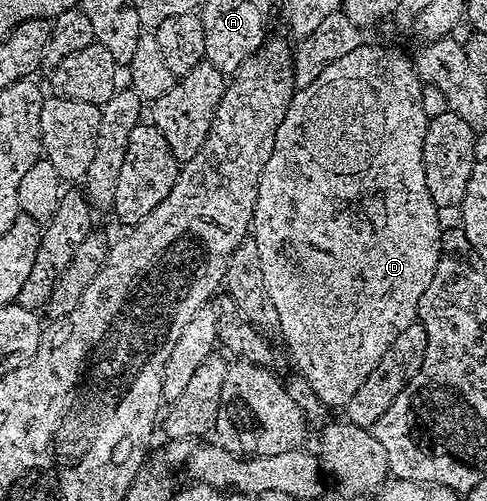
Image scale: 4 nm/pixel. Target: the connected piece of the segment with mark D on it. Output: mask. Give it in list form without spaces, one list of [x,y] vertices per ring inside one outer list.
[[[401,51],[390,54],[390,60],[378,60],[376,72],[362,70],[336,70],[324,72],[312,80],[312,84],[295,89],[294,99],[286,107],[286,115],[276,132],[276,144],[272,156],[268,156],[268,164],[262,173],[260,188],[256,196],[254,221],[252,223],[252,240],[256,244],[256,252],[260,252],[260,272],[264,272],[264,288],[276,304],[276,316],[280,316],[280,338],[286,341],[294,362],[298,365],[301,377],[312,384],[312,392],[324,400],[327,407],[345,407],[352,396],[356,396],[356,388],[368,380],[372,368],[380,364],[380,359],[396,336],[408,328],[408,324],[416,321],[420,296],[432,284],[432,276],[436,272],[438,257],[442,251],[443,223],[438,223],[440,211],[434,205],[428,192],[428,184],[424,180],[424,164],[422,163],[422,145],[428,121],[426,106],[422,103],[424,83],[418,71]]]

